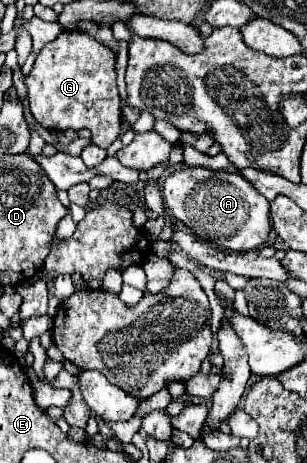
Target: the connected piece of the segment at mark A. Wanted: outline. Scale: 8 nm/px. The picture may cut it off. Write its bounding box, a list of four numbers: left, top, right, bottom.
[163,168,269,252]

